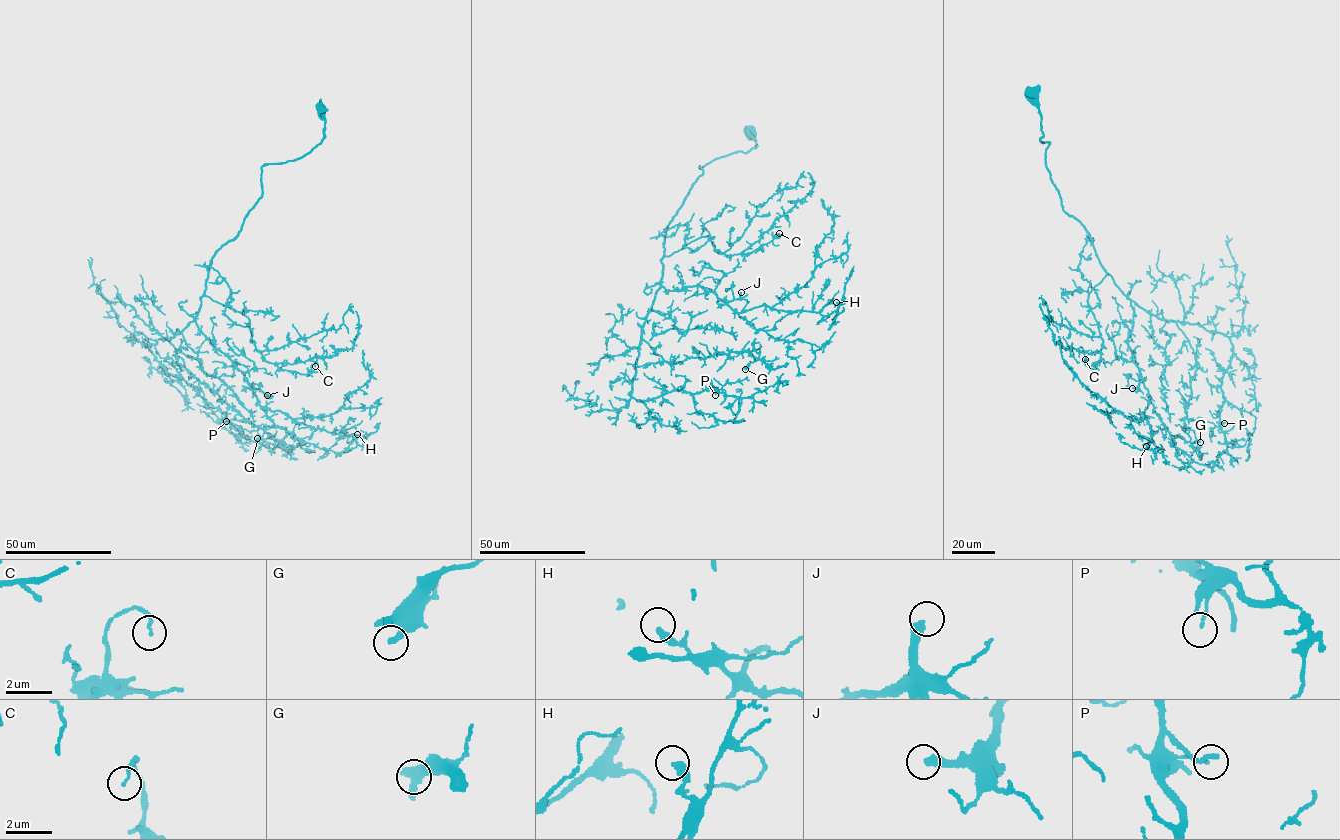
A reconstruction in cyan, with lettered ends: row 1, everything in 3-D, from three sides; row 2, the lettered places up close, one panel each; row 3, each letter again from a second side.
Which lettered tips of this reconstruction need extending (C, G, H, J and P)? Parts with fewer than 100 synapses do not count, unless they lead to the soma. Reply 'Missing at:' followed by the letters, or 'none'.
Missing at: J

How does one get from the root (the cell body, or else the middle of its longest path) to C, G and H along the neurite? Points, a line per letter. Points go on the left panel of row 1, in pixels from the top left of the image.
C: (321, 109), (322, 140), (261, 167), (262, 197), (212, 258), (205, 294), (248, 318), (265, 361), (315, 366)
G: (321, 109), (322, 140), (262, 167), (199, 313), (168, 338), (272, 437), (257, 438)
H: (321, 109), (322, 140), (261, 167), (262, 197), (212, 258), (195, 320), (262, 407), (357, 434)

